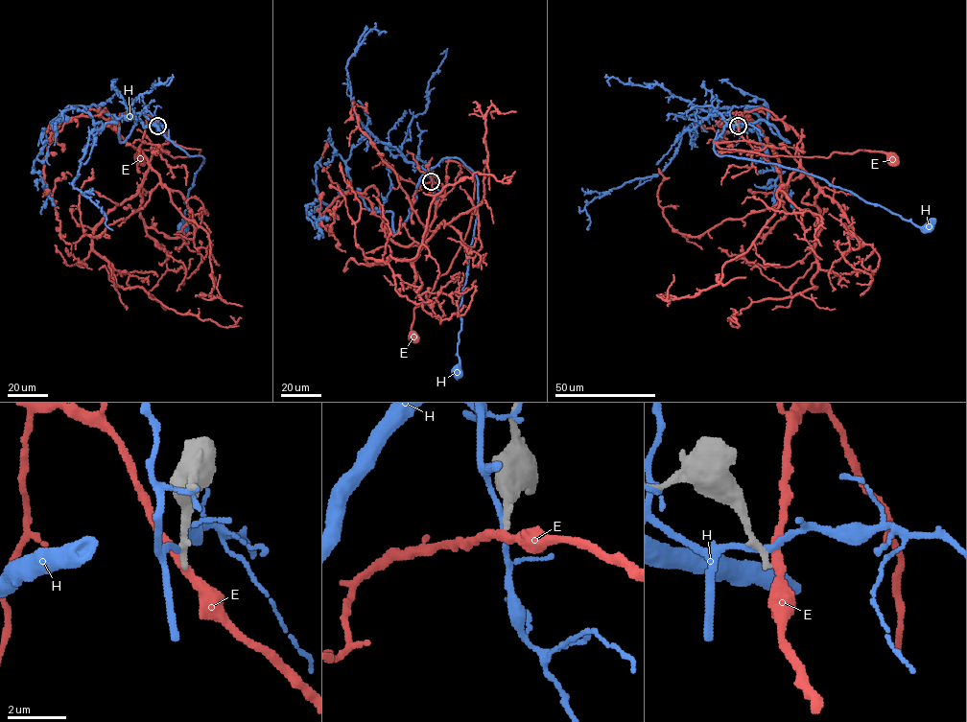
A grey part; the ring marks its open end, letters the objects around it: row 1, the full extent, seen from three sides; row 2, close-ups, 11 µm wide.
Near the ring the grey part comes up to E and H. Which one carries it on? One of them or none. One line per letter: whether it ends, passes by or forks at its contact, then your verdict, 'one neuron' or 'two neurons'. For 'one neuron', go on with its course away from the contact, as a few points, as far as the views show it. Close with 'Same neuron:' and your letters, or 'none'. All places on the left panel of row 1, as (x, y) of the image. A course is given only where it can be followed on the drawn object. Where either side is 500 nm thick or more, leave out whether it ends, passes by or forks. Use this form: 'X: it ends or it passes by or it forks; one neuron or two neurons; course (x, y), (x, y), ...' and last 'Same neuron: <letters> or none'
E: it passes by; two neurons
H: it passes by; two neurons
Same neuron: none

